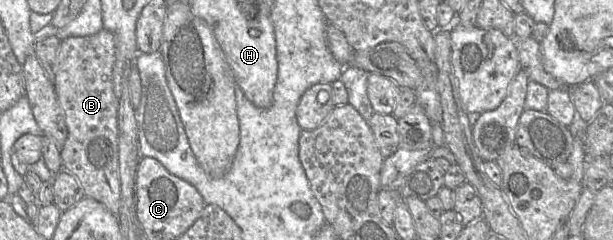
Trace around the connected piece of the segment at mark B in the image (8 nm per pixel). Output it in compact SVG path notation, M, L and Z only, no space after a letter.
M106 29L90 36L61 41L53 65L54 90L64 112L67 138L60 150L63 168L76 177L84 195L104 205L117 217L120 209L119 102L113 89L116 40Z

